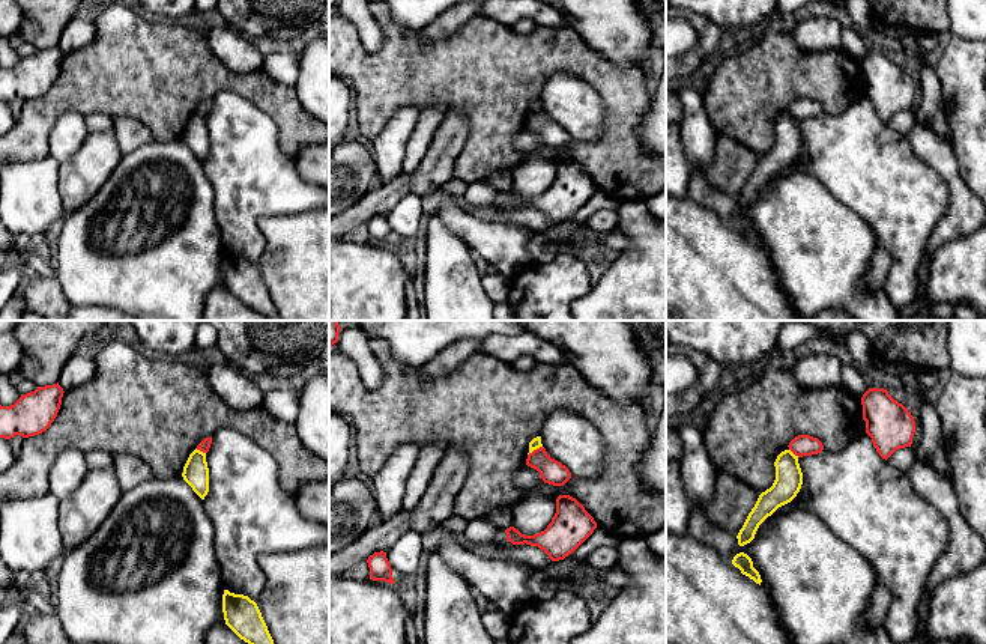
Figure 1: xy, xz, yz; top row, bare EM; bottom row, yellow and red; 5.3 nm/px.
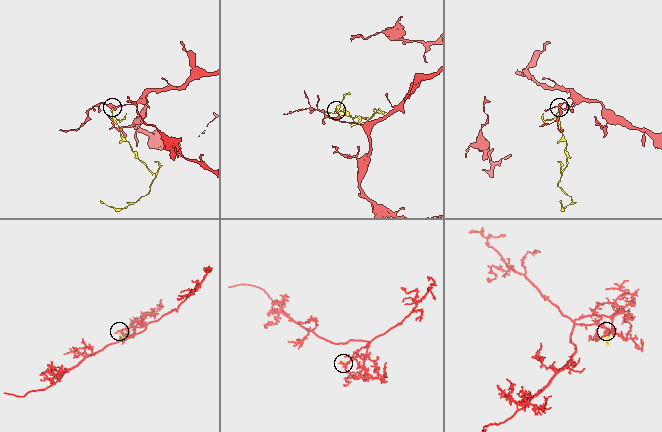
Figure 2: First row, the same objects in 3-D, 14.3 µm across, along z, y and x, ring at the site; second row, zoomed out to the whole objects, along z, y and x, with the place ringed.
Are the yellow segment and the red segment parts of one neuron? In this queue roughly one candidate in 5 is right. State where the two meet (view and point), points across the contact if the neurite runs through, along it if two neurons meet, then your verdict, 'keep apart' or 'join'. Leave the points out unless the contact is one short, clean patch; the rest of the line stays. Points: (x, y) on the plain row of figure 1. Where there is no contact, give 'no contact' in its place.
xz (534, 112) | along xz (541, 109), (528, 118) | keep apart

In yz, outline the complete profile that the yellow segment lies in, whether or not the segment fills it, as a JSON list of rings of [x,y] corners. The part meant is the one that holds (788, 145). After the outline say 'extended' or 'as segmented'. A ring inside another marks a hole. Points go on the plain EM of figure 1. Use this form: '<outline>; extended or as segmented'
[[[785,113],[777,119],[774,129],[776,143],[773,149],[759,158],[736,199],[740,209],[750,206],[755,202],[759,188],[779,170],[791,166],[801,152],[803,135],[798,126],[798,119],[791,113]]]; as segmented

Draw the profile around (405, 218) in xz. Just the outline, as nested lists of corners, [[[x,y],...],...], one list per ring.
[[[409,194],[391,208],[386,214],[386,221],[392,235],[400,235],[409,241],[418,233],[422,215],[421,197]]]

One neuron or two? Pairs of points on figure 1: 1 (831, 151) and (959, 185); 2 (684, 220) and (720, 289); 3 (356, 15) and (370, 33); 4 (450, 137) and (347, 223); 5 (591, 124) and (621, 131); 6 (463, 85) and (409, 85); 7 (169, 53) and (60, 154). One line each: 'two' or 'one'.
1: two
2: one
3: one
4: one
5: two
6: one
7: two

